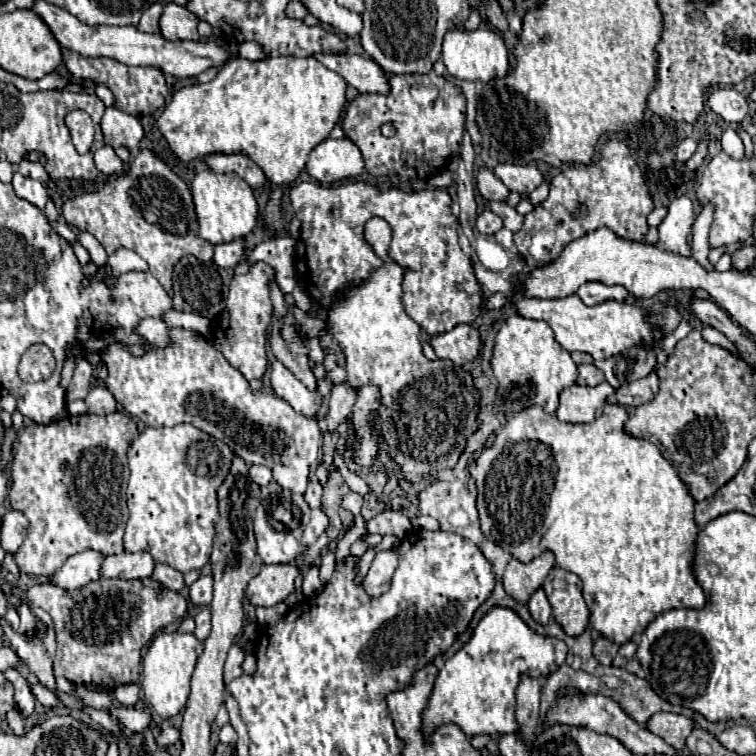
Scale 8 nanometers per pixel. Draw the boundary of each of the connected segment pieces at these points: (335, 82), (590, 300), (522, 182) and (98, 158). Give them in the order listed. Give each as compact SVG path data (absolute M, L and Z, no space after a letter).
M264 57L258 61L232 59L210 83L182 87L172 99L156 125L166 137L170 149L182 159L190 161L210 153L246 153L266 175L270 183L290 185L304 169L310 151L322 143L338 123L346 107L348 83L334 71L326 69L314 57Z
M590 281L590 283L584 283L576 295L586 303L586 305L598 305L598 303L604 303L604 301L624 301L628 297L628 291L622 287L622 285L604 285L604 283L598 283L598 281Z
M500 163L494 173L502 179L502 183L520 195L530 195L542 181L542 173L536 165L514 165L514 163Z
M102 147L94 154L94 164L104 175L114 175L124 171L124 161L114 153L112 147Z

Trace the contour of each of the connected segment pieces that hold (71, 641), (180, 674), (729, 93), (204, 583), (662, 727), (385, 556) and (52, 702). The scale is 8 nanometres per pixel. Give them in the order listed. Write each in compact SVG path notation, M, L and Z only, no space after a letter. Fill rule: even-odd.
M104 579L104 589L96 581L78 589L78 591L66 591L58 585L32 585L28 591L28 601L32 605L42 607L54 623L56 629L56 657L54 657L54 675L66 677L72 683L94 683L108 689L114 689L124 683L136 683L140 673L140 651L142 647L160 631L172 625L174 621L182 619L188 611L186 599L172 589L162 587L154 579Z
M158 633L148 647L146 655L142 657L142 689L146 695L146 703L162 717L170 719L178 715L190 695L190 677L194 671L194 665L202 653L202 643L192 633Z
M716 89L708 97L708 105L714 113L718 113L726 123L740 123L748 115L748 101L736 89Z
M202 575L196 583L190 585L190 601L194 605L208 605L212 601L212 575Z
M654 713L646 725L648 731L662 737L674 749L686 747L686 737L690 735L692 727L694 727L692 719L676 713Z
M394 551L376 553L376 557L374 557L374 561L370 565L370 571L364 577L364 581L362 581L364 591L370 597L384 595L388 591L388 587L390 587L390 579L394 575L396 565L398 565L398 557L396 557Z
M32 683L32 693L34 693L34 697L36 697L46 709L56 707L56 693L52 693L50 689L42 687L40 683Z

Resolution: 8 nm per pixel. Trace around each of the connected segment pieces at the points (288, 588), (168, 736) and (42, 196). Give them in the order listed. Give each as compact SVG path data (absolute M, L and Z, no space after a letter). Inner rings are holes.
M262 565L260 573L250 581L246 597L252 605L276 605L294 591L294 579L300 575L300 567L286 565Z
M166 727L160 731L156 741L158 741L158 745L168 747L168 745L174 745L178 739L180 739L180 729L178 727Z
M14 173L14 179L12 179L12 185L14 185L14 191L18 197L30 201L32 205L44 209L46 201L48 201L48 193L46 193L46 187L40 183L40 181L34 181L30 177L24 177L22 173Z

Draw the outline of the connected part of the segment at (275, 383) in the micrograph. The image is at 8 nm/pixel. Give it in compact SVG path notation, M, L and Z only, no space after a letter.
M274 363L272 365L272 373L270 373L270 383L272 383L272 389L274 393L288 401L290 407L302 415L308 415L308 417L314 417L318 415L318 409L320 409L320 401L323 398L328 397L331 393L329 381L324 379L318 380L316 383L316 389L308 389L300 379L294 377L292 371L288 371L282 363Z

